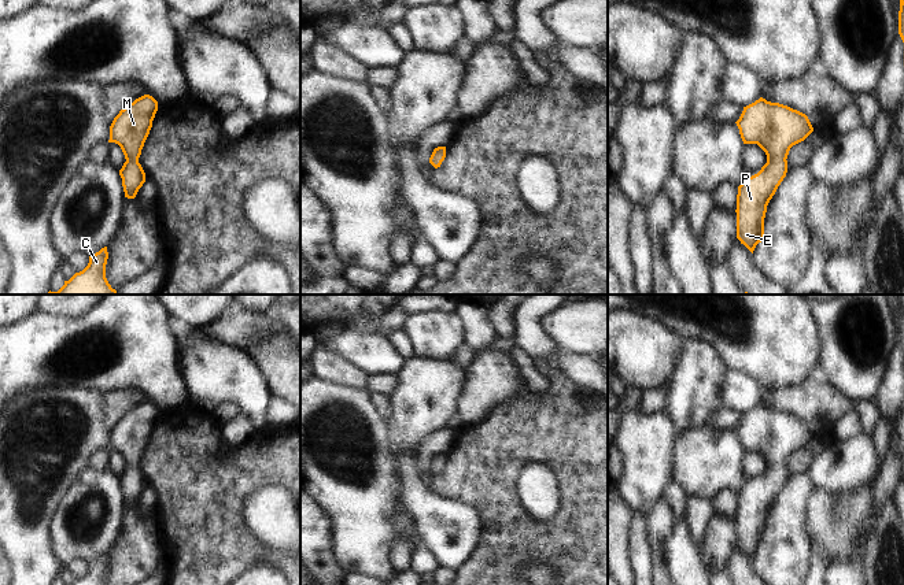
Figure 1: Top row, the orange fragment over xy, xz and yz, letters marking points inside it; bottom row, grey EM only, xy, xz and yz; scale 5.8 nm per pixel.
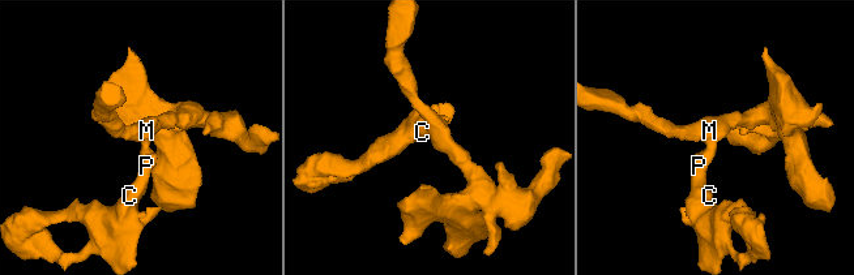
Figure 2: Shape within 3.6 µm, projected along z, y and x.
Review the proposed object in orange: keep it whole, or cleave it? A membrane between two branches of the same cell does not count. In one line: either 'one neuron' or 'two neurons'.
one neuron

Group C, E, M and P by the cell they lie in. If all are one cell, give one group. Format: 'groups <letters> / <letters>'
groups C E M P

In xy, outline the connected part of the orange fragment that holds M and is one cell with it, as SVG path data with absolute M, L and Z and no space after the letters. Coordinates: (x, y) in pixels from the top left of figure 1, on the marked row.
M144 95L121 110L110 126L108 142L118 144L126 159L119 175L128 199L134 199L145 182L145 173L139 163L139 158L156 111L158 101L152 96Z

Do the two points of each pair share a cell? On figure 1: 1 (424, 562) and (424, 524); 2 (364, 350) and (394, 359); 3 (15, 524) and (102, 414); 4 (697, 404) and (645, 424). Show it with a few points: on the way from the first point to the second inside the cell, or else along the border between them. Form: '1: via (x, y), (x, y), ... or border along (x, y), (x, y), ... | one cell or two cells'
1: border along (409, 518), (419, 541), (439, 566) | two cells
2: via (371, 352), (387, 359) | one cell
3: via (44, 498), (61, 481), (81, 443) | one cell
4: border along (664, 408), (679, 433) | two cells

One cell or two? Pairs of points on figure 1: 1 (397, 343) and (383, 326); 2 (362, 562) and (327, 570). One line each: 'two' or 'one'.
1: two
2: two

